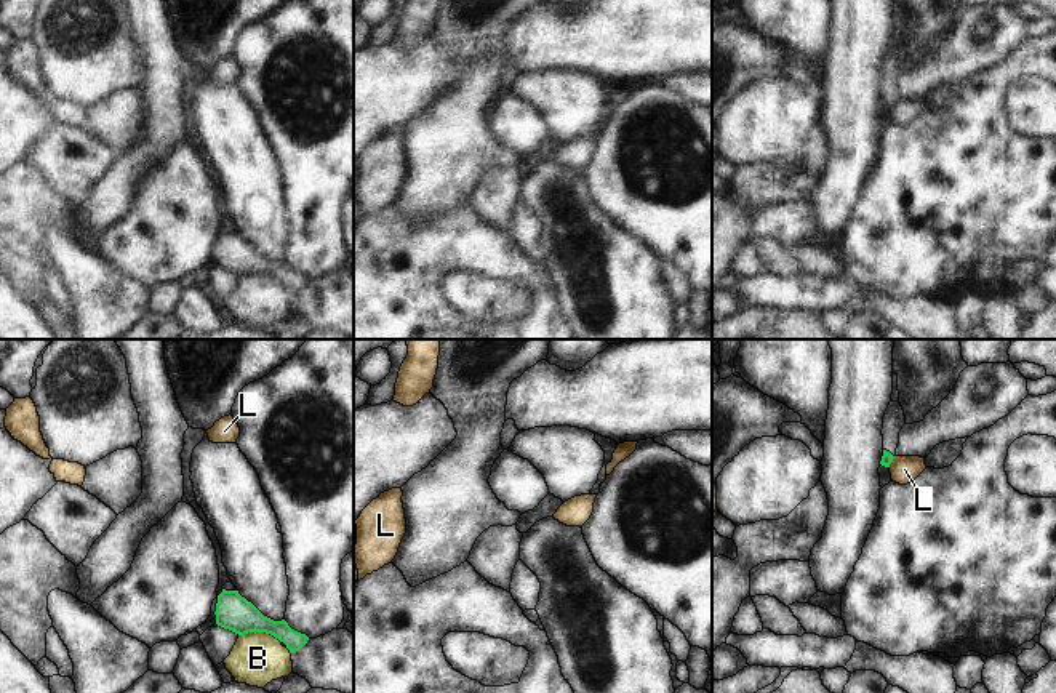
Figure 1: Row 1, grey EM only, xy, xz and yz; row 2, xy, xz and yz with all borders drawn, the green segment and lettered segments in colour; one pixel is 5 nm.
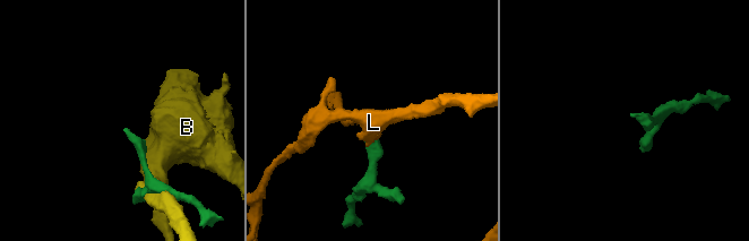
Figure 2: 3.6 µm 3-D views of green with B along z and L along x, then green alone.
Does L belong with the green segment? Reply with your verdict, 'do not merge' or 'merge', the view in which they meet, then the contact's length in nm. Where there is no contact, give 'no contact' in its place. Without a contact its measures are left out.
do not merge; contact in yz; length 60 nm

